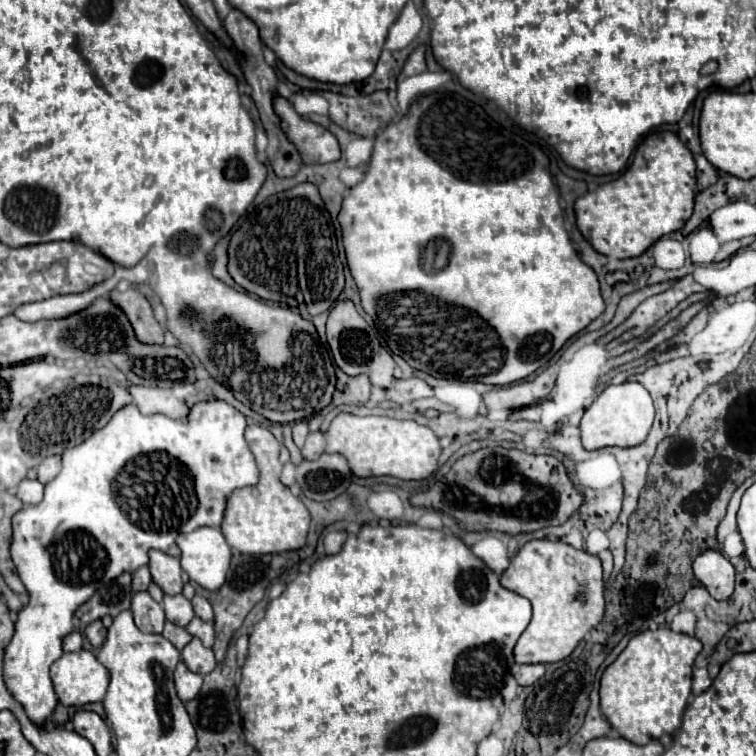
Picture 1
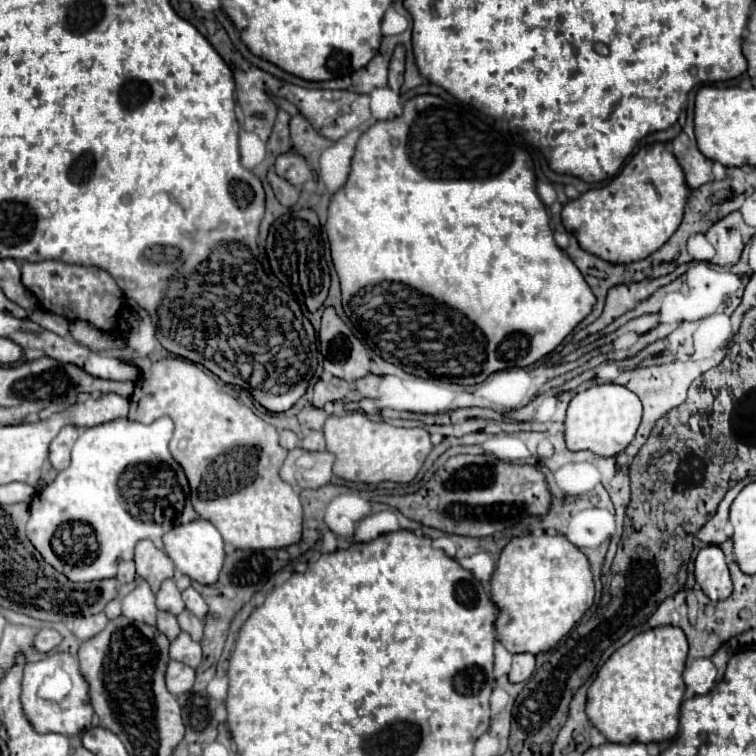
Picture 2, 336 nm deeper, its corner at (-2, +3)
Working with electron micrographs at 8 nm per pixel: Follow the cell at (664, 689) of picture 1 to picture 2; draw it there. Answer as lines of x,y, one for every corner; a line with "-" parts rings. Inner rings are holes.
677,626
653,628
637,634
611,654
587,692
587,716
609,740
619,744
671,740
679,728
679,706
685,694
683,668
687,636

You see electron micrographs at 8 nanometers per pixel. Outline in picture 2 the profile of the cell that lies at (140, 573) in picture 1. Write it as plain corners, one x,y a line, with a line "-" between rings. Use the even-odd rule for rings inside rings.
121,562
117,580
123,584
123,582
131,582
133,578
135,578
135,562

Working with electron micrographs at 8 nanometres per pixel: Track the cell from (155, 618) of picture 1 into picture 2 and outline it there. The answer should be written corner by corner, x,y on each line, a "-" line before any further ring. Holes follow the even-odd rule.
141,582
133,592
129,592
123,598
123,616
129,620
137,620
137,622
155,626
157,606
155,606
155,594
151,592
149,584

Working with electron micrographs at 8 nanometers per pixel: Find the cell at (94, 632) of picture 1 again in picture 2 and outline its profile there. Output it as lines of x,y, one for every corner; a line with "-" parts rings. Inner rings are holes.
103,612
101,614
95,614
95,616
77,616
75,622
73,622
73,634
81,642
85,642
85,640
97,636
105,628
107,622
109,620
107,620
107,616

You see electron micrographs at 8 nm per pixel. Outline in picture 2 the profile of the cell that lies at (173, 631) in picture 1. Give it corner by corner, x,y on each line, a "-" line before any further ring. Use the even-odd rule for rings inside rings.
159,612
159,614
157,614
157,628
159,628
161,632
165,632
165,636
167,636
169,640
175,640
175,638
179,636
179,632
181,632
177,618
175,618
173,614
169,614
169,612

